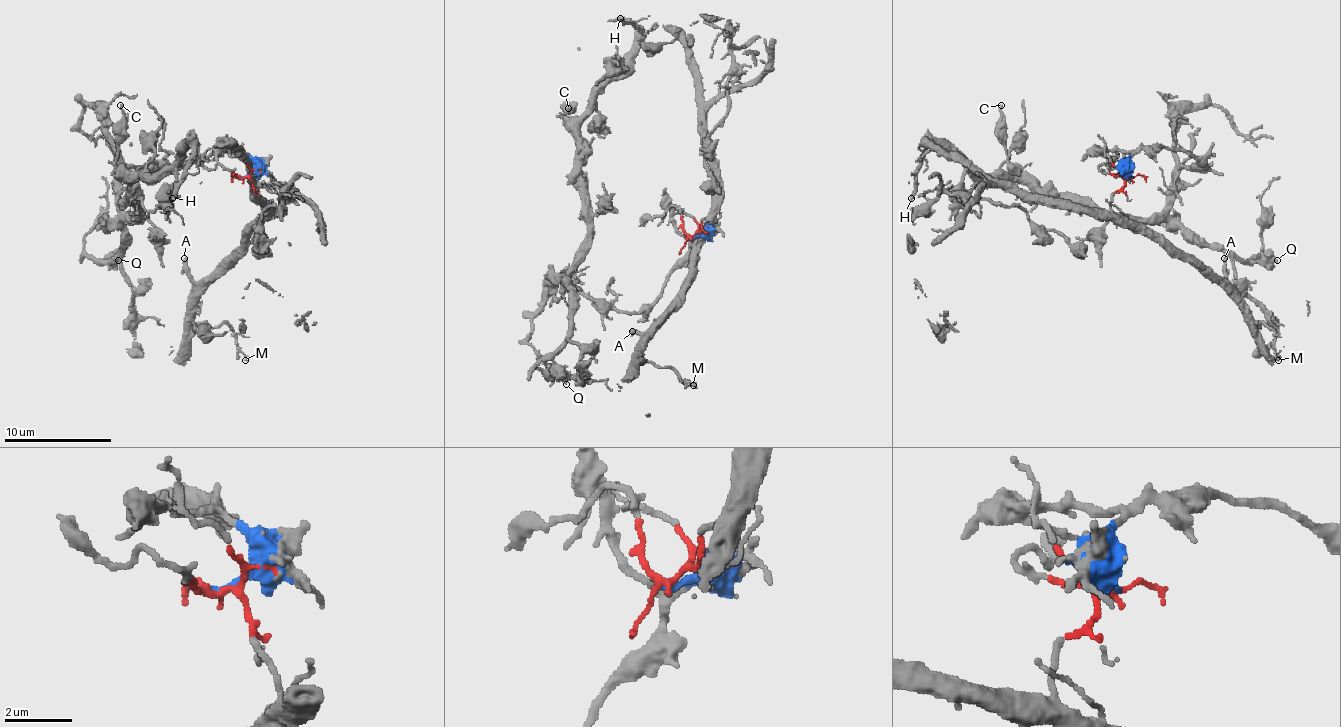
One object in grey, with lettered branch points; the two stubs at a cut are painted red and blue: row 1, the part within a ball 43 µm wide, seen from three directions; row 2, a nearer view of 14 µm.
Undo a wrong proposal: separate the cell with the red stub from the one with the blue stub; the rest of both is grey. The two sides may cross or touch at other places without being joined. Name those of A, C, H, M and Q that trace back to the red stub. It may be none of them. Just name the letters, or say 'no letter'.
A, M

